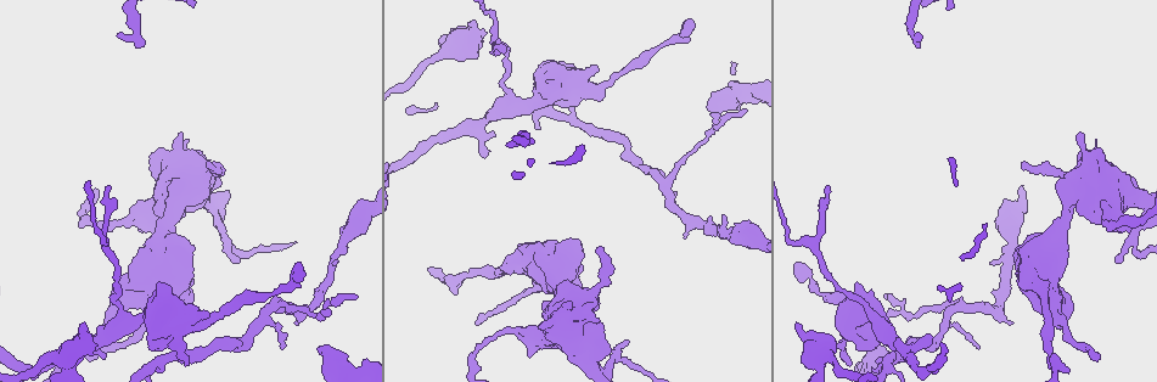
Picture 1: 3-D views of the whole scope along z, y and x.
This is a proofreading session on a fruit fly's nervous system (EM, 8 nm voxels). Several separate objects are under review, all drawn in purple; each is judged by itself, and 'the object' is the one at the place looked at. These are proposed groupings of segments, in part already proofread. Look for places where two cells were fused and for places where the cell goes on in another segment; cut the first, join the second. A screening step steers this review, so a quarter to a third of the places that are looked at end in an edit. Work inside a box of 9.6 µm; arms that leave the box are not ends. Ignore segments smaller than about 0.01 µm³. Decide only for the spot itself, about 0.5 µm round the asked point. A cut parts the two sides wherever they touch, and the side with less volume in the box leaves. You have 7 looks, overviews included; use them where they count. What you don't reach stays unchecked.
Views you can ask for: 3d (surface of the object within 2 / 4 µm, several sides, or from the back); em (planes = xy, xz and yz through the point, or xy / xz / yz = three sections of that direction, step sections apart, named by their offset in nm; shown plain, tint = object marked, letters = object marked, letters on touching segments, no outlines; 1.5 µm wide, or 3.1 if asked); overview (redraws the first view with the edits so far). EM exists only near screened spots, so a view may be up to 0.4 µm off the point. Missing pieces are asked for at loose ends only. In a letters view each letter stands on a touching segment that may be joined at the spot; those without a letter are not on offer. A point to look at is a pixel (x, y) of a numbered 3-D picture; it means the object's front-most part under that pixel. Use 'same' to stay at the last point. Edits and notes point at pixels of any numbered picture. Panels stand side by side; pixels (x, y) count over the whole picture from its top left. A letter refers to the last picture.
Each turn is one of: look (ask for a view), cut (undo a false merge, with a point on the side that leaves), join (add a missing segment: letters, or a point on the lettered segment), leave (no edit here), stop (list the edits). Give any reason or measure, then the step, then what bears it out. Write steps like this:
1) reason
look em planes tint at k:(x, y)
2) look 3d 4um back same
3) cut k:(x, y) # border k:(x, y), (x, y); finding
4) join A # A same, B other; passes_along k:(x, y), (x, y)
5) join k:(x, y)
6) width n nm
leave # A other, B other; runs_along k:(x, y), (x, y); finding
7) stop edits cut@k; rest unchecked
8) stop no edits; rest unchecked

free end
look 3d 4um at 1:(976, 346)

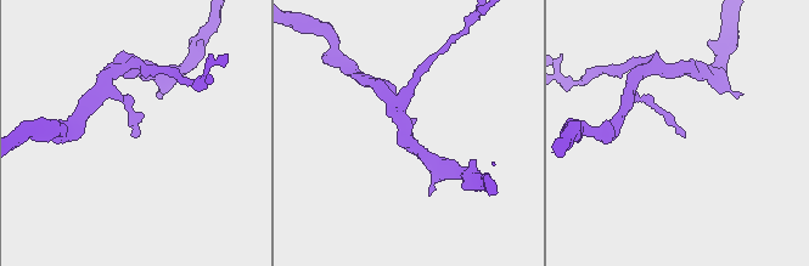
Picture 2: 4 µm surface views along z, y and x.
look em planes letters at 2:(136, 136)

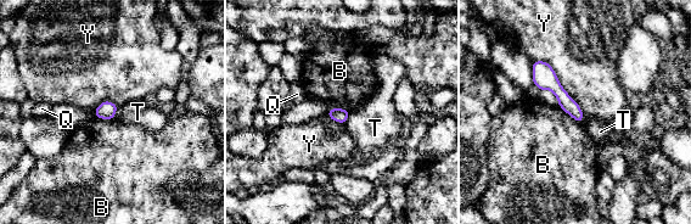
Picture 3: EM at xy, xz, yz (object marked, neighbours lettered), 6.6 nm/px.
leave # B other, Q other, T other, Y other; border 3:(559, 105), (580, 123); no lettered segment goes on from it

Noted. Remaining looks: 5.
thick end
look em xz step 4 letters at 1:(710, 111)

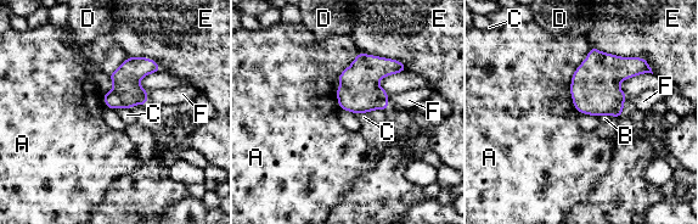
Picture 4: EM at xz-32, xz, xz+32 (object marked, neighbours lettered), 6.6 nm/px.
leave # A other, B other, C other, D other, E other, F other; border 4:(591, 46), (572, 77), (578, 112); none of them fits

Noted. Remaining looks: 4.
free end
look 3d 2um at 1:(848, 364)

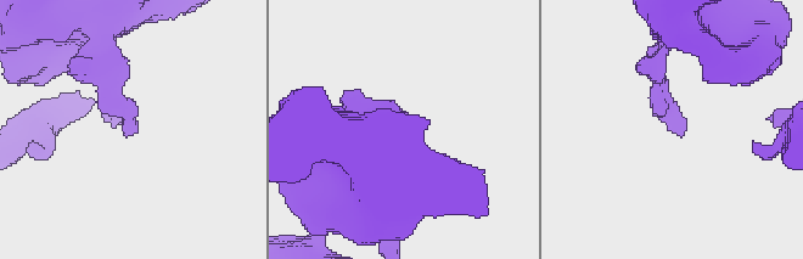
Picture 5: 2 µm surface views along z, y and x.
now the EM
look em xz step 4 tint at 5:(672, 132)

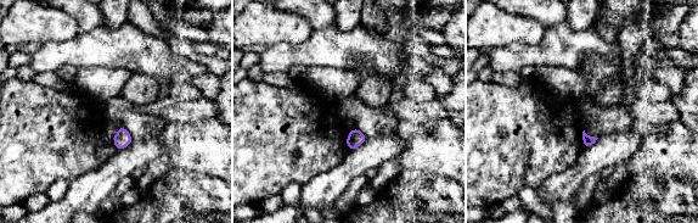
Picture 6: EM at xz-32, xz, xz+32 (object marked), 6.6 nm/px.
another direction
look em yz step 4 letters same

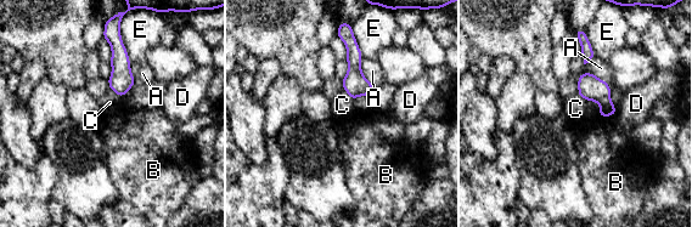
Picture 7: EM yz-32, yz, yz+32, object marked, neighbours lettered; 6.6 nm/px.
leave # A other, B other, C other, D other, E other; border 7:(614, 113), (611, 115), (597, 115); none of them fits

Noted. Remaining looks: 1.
stop no edits; rest unchecked

